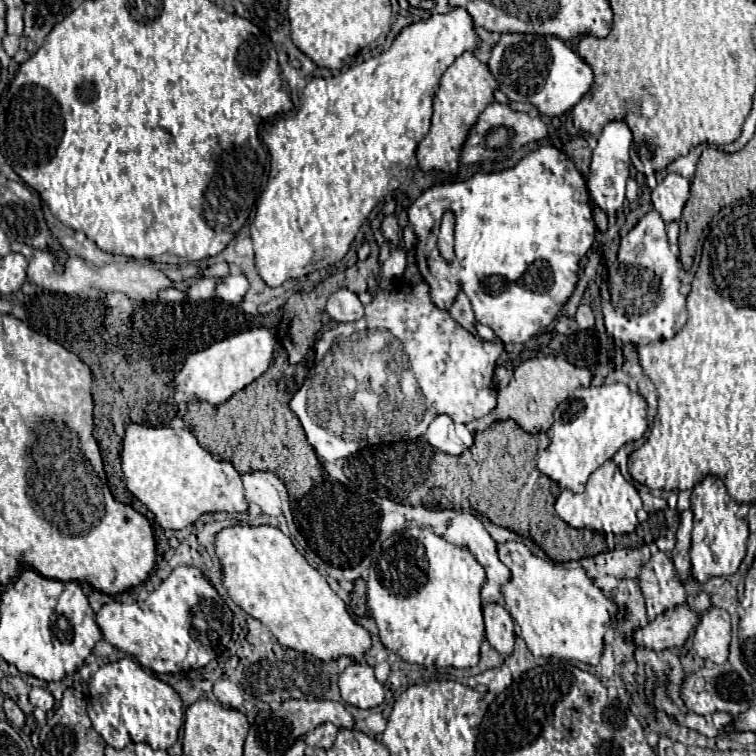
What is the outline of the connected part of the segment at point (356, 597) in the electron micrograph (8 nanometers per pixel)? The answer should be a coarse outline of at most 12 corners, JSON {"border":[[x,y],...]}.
{"border":[[355,581],[351,593],[351,611],[357,617],[367,613],[367,585]]}

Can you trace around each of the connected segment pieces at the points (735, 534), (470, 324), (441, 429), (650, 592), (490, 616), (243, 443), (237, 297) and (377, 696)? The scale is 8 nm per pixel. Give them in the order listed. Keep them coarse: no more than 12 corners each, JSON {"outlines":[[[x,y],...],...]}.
{"outlines":[[[723,481],[691,493],[691,579],[733,575],[749,527]],[[459,293],[449,313],[467,331],[475,331],[475,315],[465,293]],[[437,415],[425,439],[447,455],[473,445],[473,433],[449,415]],[[655,553],[637,581],[649,619],[683,605],[687,583],[673,561]],[[503,603],[483,607],[487,641],[511,655],[513,619]],[[293,365],[223,405],[189,401],[203,449],[275,473],[289,497],[333,485],[297,415]],[[233,271],[217,287],[225,303],[241,303],[249,291],[245,275]],[[353,663],[339,675],[345,703],[373,709],[383,685],[373,667]]]}

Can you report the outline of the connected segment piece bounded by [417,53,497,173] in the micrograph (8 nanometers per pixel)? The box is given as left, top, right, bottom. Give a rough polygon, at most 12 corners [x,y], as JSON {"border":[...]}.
{"border":[[473,53],[441,77],[423,171],[455,173],[497,81]]}

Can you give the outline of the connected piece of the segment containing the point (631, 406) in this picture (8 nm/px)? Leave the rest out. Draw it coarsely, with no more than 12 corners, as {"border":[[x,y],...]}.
{"border":[[623,383],[579,387],[553,415],[537,469],[583,493],[647,431]]}

